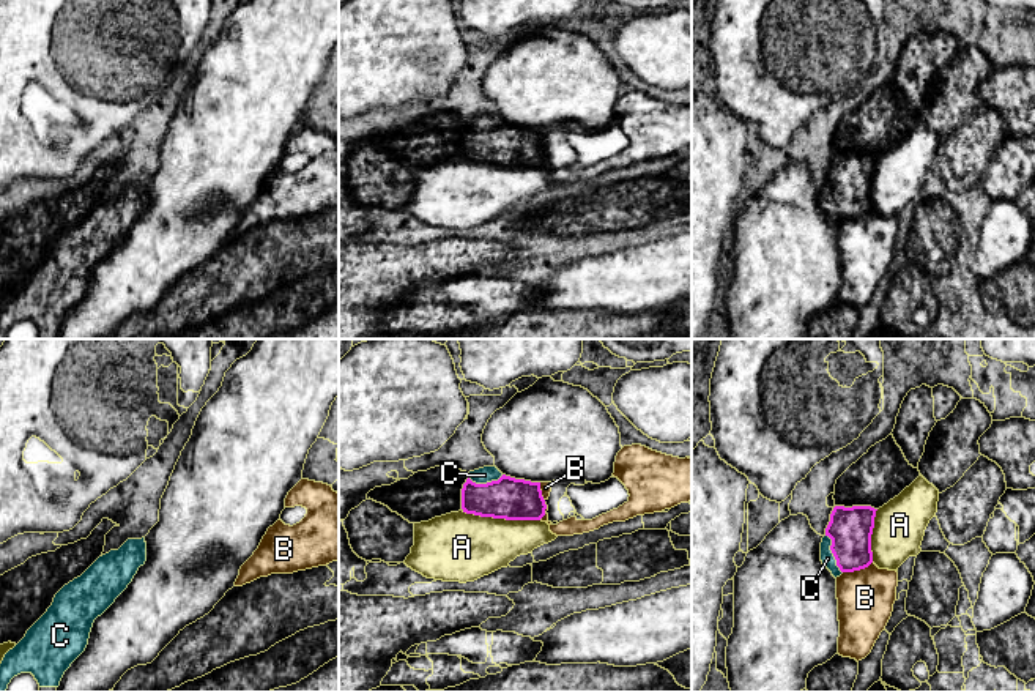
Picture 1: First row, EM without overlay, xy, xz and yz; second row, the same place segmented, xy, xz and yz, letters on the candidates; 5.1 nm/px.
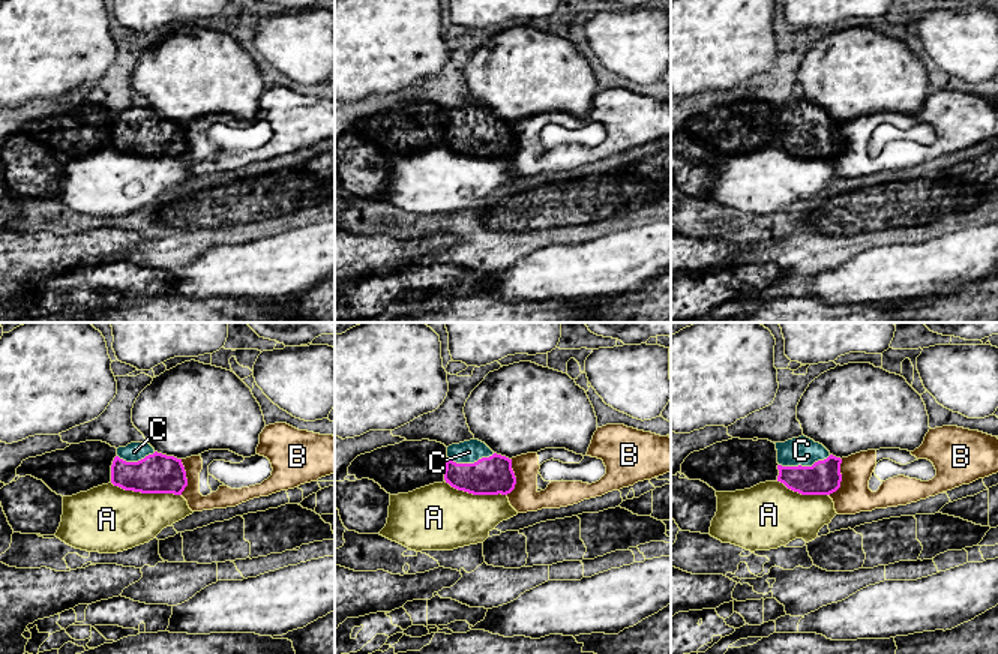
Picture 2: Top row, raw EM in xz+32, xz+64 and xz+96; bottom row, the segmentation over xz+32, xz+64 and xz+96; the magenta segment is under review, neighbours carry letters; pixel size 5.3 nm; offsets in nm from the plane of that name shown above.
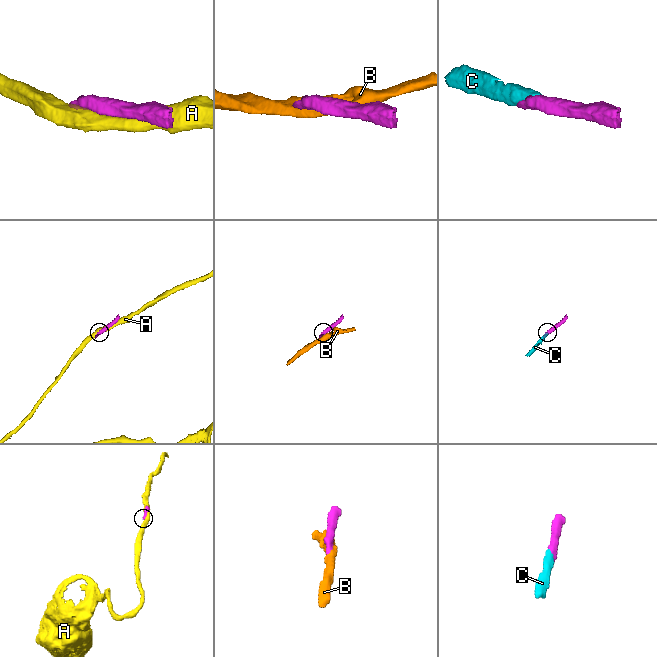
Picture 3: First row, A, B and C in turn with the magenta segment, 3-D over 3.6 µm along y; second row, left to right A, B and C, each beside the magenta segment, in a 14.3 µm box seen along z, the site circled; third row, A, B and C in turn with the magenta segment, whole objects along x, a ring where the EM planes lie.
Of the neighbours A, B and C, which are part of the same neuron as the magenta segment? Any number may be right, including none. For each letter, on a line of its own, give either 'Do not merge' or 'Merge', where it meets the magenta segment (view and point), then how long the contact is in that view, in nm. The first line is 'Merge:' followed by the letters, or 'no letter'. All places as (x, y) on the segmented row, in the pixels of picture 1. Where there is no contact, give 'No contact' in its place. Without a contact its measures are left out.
Merge: C
A: Do not merge. Touches magenta at xz (501, 517). Shared border 400 nm
B: Do not merge. Touches magenta at yz (857, 569). Shared border 160 nm
C: Merge. Touches magenta at yz (832, 552). Shared border 220 nm

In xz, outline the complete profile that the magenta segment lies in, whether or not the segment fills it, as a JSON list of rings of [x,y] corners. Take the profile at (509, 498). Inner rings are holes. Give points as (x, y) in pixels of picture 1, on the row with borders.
[[[484,467],[468,473],[462,489],[462,509],[480,517],[540,520],[547,504],[540,482],[515,479],[496,467]]]

